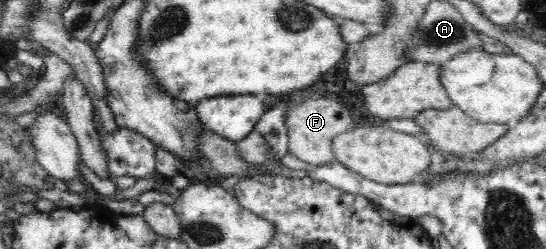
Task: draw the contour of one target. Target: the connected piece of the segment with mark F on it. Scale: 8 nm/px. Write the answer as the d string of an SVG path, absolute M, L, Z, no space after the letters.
M309 93L309 97L304 97L302 102L288 109L284 118L289 136L289 152L307 162L309 166L320 166L336 161L332 139L337 134L347 133L356 127L350 112L342 104L338 104L334 98L330 98L330 94Z

